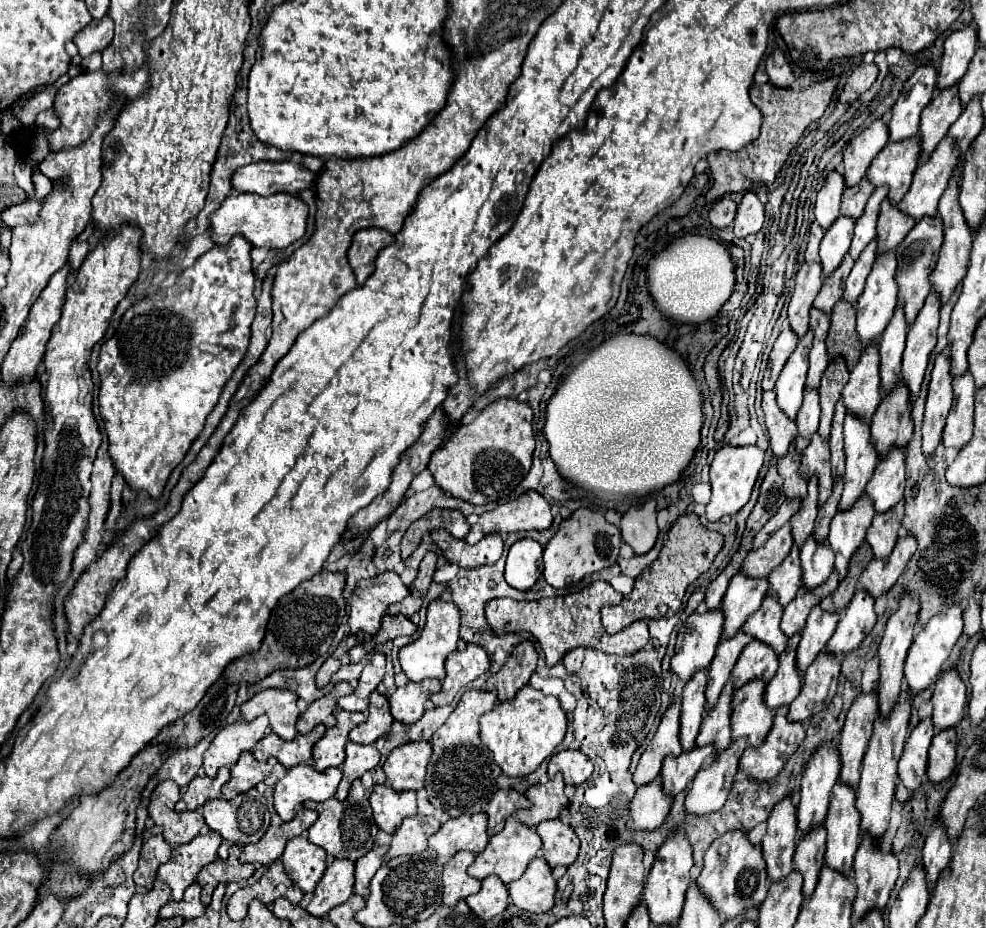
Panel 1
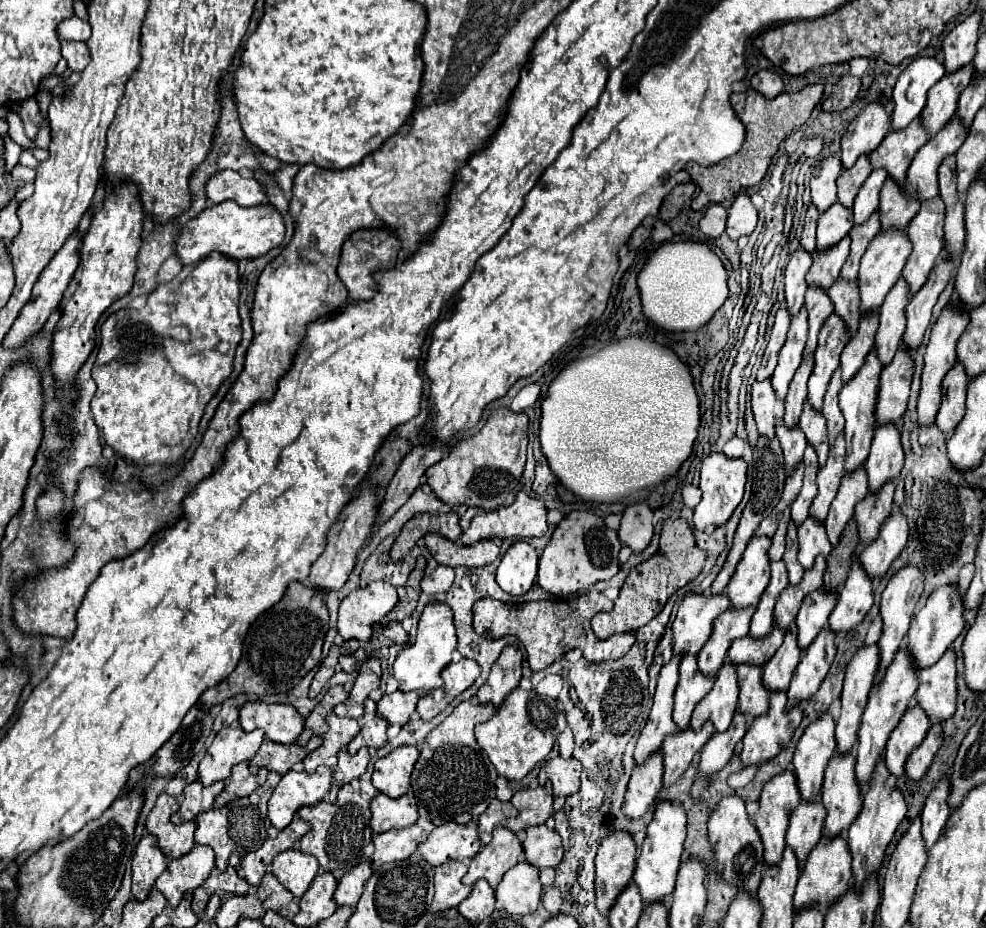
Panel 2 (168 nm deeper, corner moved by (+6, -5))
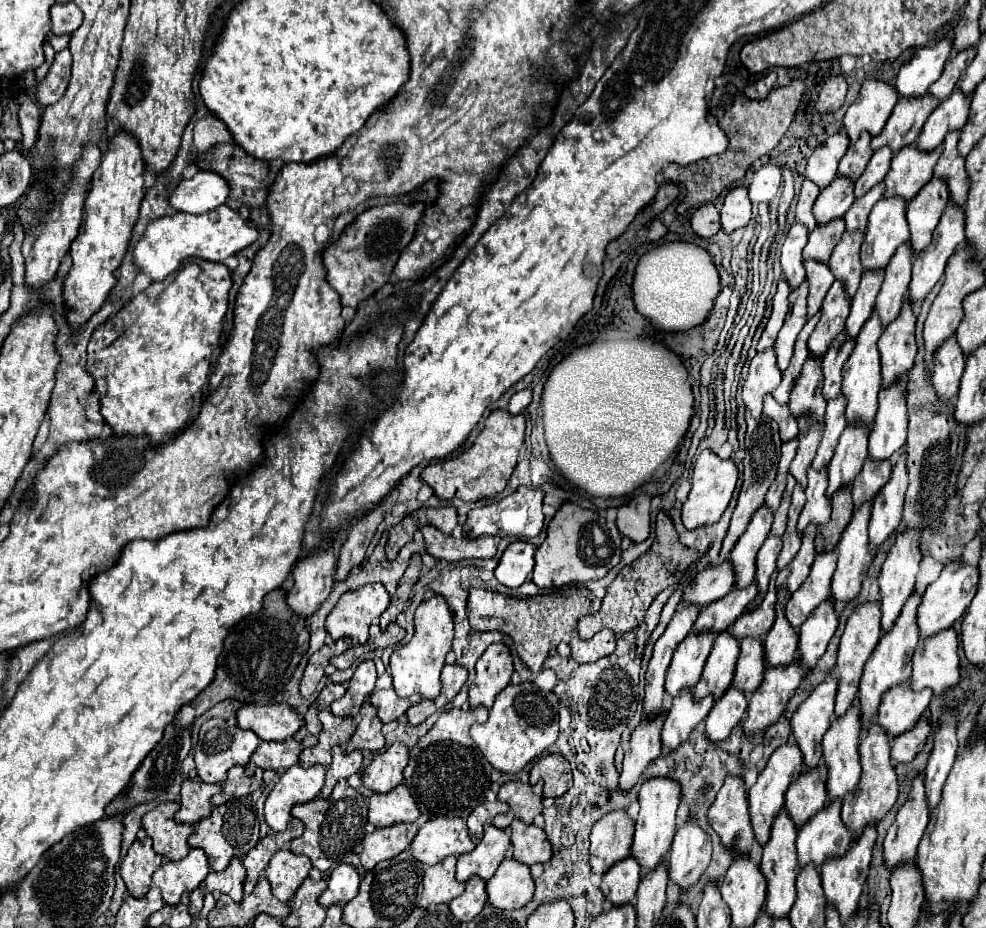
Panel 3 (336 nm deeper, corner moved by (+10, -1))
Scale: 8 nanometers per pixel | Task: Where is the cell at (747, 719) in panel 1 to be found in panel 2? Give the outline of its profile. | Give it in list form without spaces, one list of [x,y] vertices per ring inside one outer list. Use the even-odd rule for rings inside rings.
[[[743,663],[741,667],[737,667],[739,673],[739,711],[743,711],[743,715],[747,715],[749,719],[757,717],[757,715],[765,715],[765,711],[769,709],[769,691],[763,685],[763,675],[761,675],[761,667],[757,665],[749,665]]]

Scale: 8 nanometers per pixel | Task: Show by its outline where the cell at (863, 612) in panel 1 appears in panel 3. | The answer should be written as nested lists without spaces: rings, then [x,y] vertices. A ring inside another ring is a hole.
[[[865,503],[861,509],[855,509],[853,519],[837,545],[839,561],[831,585],[831,599],[835,605],[847,605],[859,595],[867,569],[873,561],[867,539],[869,517],[871,517],[869,503]]]

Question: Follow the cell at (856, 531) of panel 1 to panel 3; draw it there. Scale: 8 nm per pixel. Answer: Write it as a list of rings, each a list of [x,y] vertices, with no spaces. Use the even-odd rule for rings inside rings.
[[[863,425],[845,427],[845,431],[839,439],[839,445],[835,449],[835,455],[827,467],[829,499],[833,499],[835,491],[839,491],[841,487],[851,485],[853,479],[859,475],[859,471],[867,459],[867,437],[869,437],[869,431]]]

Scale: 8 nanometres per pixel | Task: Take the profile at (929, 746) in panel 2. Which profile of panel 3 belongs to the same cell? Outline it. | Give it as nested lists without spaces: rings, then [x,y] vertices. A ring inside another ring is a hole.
[[[925,711],[923,717],[917,721],[917,725],[911,731],[893,739],[891,757],[897,763],[911,763],[917,757],[917,753],[923,749],[927,737],[931,733],[931,721],[929,719],[931,719],[931,713]]]

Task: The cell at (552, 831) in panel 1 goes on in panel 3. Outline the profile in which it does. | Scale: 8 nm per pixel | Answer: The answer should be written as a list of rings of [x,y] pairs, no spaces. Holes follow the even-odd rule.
[[[515,819],[511,823],[511,843],[513,843],[513,859],[525,865],[547,863],[551,859],[551,843],[545,831],[535,825],[527,825]]]

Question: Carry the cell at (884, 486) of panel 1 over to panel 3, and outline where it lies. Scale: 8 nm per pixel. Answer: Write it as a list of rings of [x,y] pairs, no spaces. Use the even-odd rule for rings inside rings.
[[[895,383],[879,391],[879,411],[869,433],[869,459],[883,461],[899,451],[907,437],[905,391]]]

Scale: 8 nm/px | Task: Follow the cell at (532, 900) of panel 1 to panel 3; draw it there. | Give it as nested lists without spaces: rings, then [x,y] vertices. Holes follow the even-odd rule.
[[[503,859],[497,873],[487,881],[489,903],[497,909],[521,909],[531,901],[533,891],[529,867],[515,859]]]

